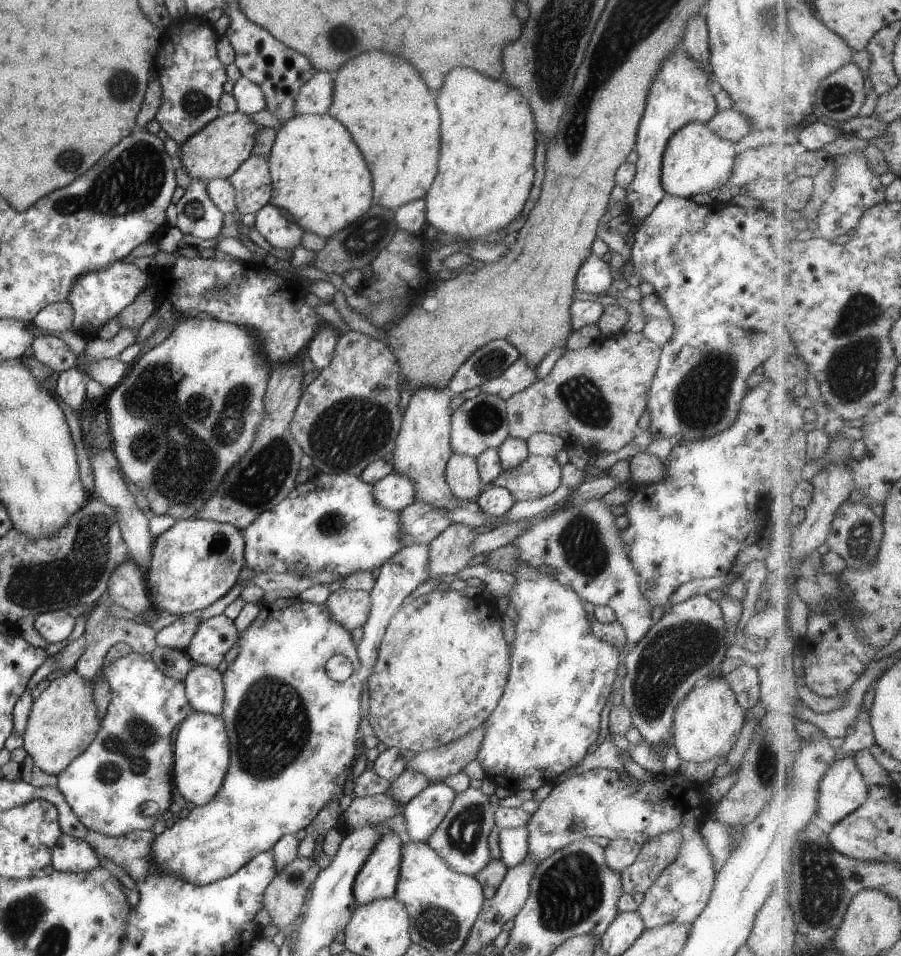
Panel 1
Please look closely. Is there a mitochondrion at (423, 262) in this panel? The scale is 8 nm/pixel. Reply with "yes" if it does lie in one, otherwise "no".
no

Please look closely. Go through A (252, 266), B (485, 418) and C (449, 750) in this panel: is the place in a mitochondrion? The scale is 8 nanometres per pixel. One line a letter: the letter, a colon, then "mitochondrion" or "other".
A: other
B: mitochondrion
C: other

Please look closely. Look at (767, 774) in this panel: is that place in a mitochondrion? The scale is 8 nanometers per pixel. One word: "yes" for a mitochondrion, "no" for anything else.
yes

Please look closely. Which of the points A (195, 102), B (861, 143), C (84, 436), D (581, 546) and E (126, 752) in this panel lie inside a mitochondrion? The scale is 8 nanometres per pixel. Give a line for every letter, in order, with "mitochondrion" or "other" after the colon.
A: mitochondrion
B: other
C: other
D: mitochondrion
E: mitochondrion

